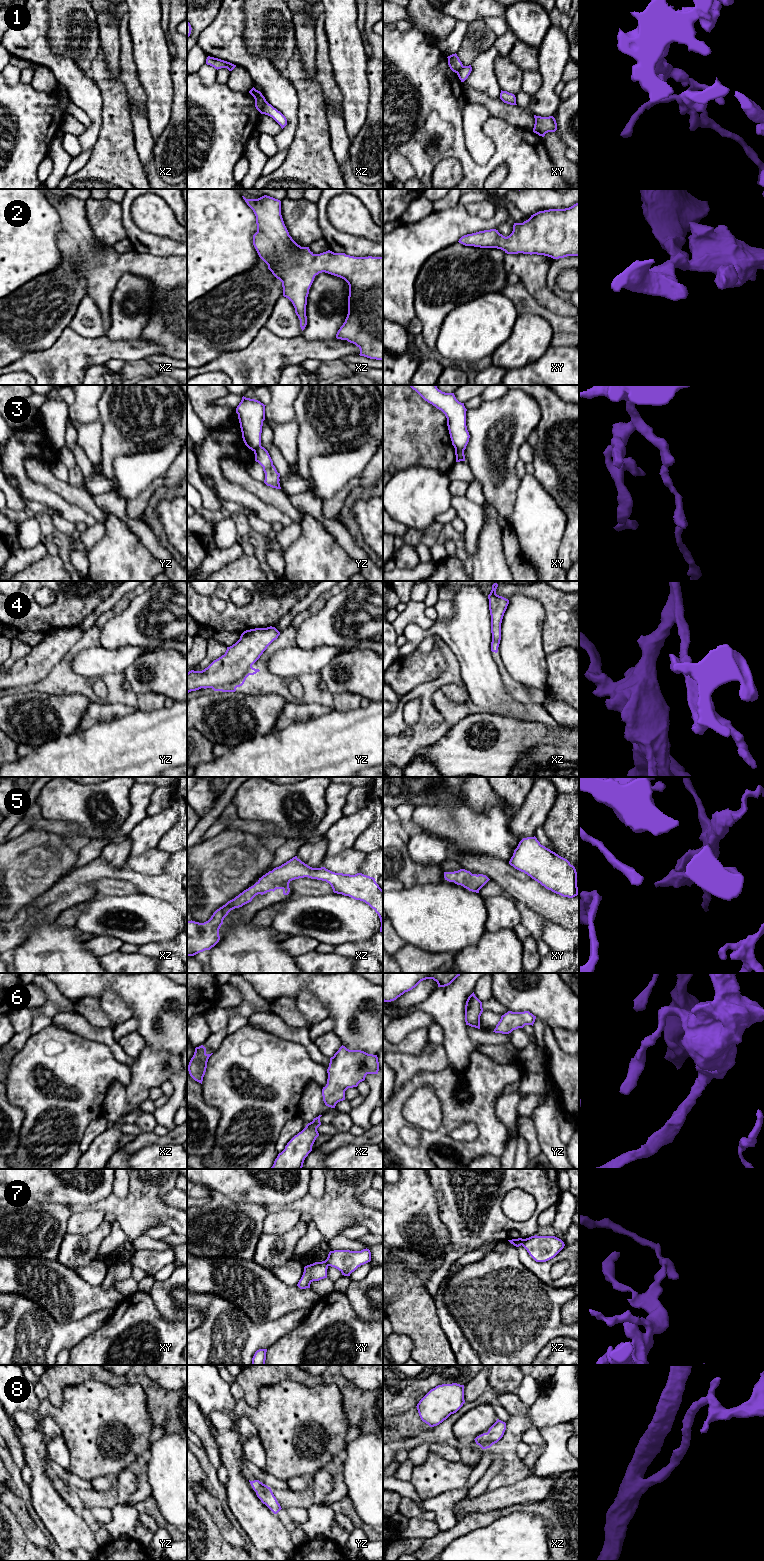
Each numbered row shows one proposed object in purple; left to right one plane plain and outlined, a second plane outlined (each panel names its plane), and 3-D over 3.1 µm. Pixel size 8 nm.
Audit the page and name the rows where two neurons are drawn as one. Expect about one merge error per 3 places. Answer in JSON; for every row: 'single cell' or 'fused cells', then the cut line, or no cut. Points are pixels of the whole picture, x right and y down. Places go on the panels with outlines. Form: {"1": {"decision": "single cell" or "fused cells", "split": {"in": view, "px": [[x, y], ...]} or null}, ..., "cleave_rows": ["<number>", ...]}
{"1": {"decision": "fused cells", "split": {"in": "xz", "px": [[266, 101], [261, 113]]}}, "2": {"decision": "single cell", "split": null}, "3": {"decision": "fused cells", "split": {"in": "xy", "px": [[455, 448], [463, 451]]}}, "4": {"decision": "single cell", "split": null}, "5": {"decision": "single cell", "split": null}, "6": {"decision": "single cell", "split": null}, "7": {"decision": "fused cells", "split": {"in": "xz", "px": [[524, 1239], [521, 1244]]}}, "8": {"decision": "single cell", "split": null}, "cleave_rows": ["1", "3", "7"]}

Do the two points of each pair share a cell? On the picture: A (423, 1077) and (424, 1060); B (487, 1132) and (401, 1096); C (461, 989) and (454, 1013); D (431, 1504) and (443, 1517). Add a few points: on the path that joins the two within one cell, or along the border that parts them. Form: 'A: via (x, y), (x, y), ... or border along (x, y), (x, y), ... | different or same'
A: border along (446, 1066), (439, 1071), (419, 1072), (403, 1085) | different
B: via (467, 1112), (461, 1112), (432, 1081), (424, 1081) | same
C: via (455, 995), (454, 1007) | same
D: via (434, 1507), (441, 1514) | same

